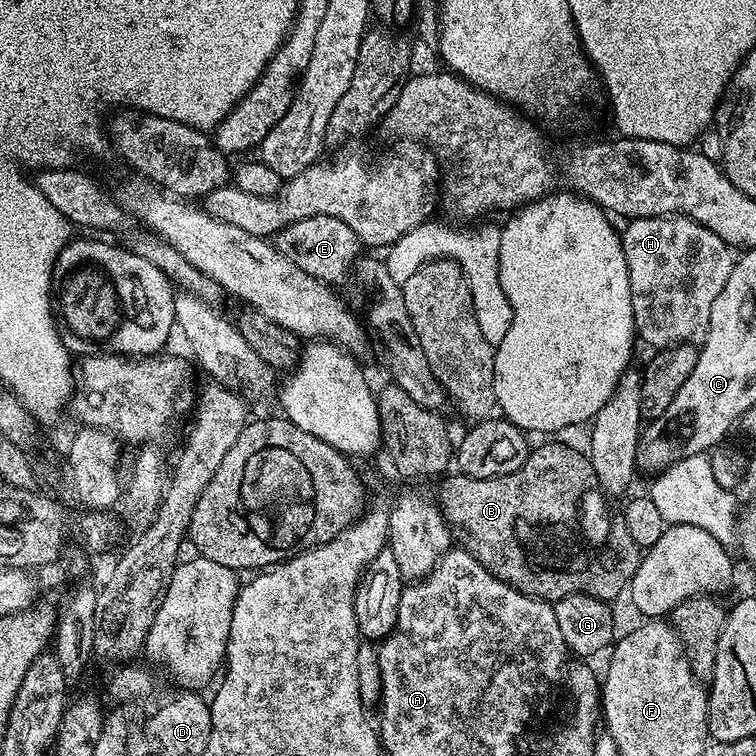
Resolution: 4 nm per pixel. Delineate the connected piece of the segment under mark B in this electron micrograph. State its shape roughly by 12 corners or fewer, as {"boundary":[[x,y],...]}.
{"boundary":[[591,459],[439,481],[444,519],[527,596],[605,602],[642,557],[612,544]]}

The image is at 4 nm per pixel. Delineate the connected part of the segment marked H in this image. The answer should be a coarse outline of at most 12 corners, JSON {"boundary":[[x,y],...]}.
{"boundary":[[687,216],[622,228],[639,341],[700,344],[735,263]]}

